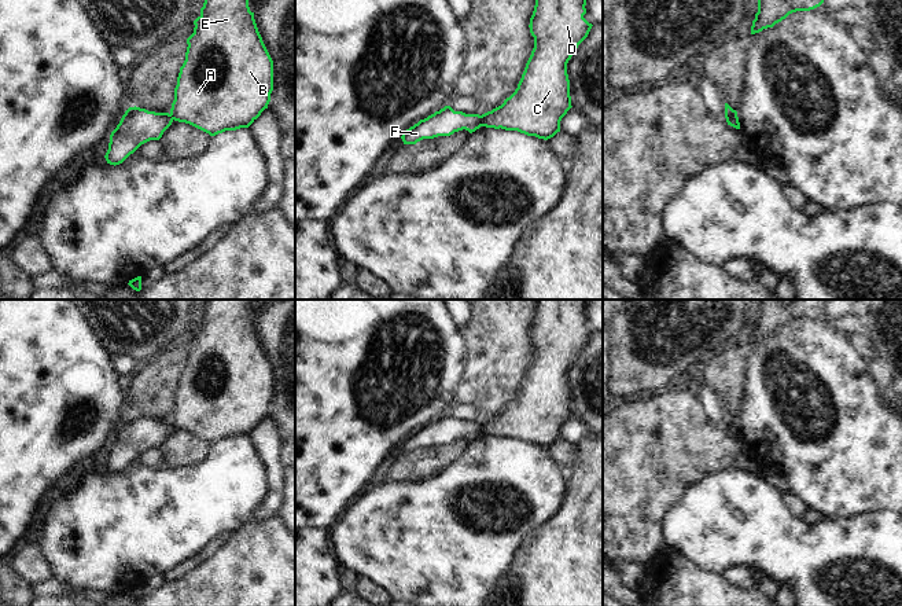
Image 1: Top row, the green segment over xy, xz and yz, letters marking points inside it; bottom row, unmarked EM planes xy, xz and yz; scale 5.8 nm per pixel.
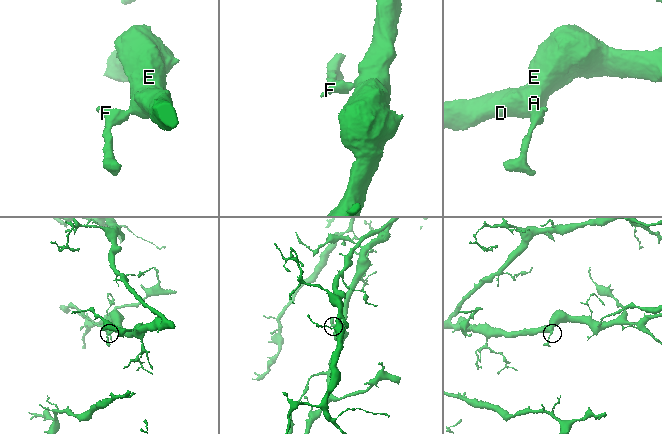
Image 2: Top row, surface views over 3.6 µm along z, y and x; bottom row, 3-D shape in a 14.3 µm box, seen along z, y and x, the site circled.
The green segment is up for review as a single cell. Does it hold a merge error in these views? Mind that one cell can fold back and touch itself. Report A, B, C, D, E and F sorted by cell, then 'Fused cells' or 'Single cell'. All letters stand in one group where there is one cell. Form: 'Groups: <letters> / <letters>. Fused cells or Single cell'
Groups: A B C D E / F. Fused cells.

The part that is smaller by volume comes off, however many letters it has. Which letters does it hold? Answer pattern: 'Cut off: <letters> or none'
Cut off: F

